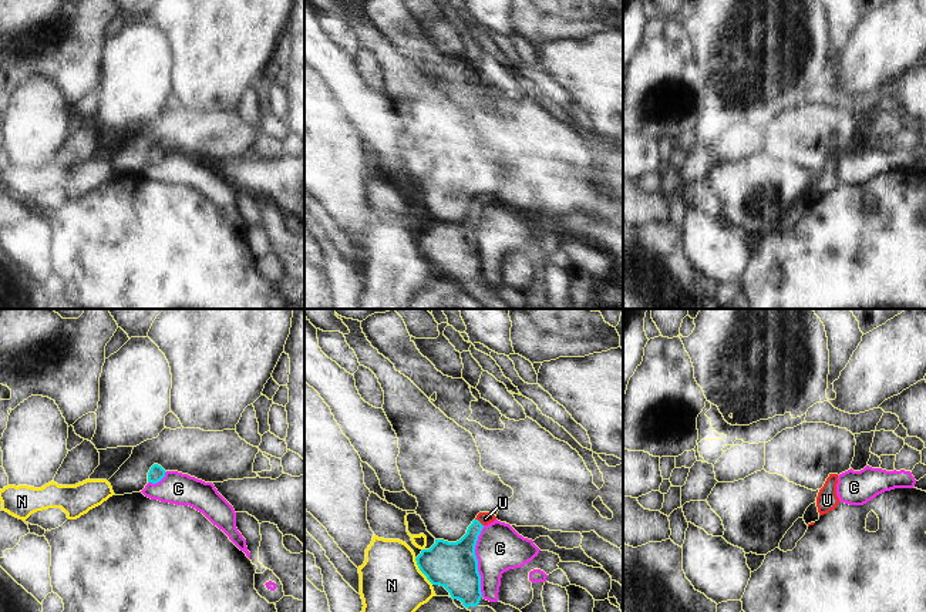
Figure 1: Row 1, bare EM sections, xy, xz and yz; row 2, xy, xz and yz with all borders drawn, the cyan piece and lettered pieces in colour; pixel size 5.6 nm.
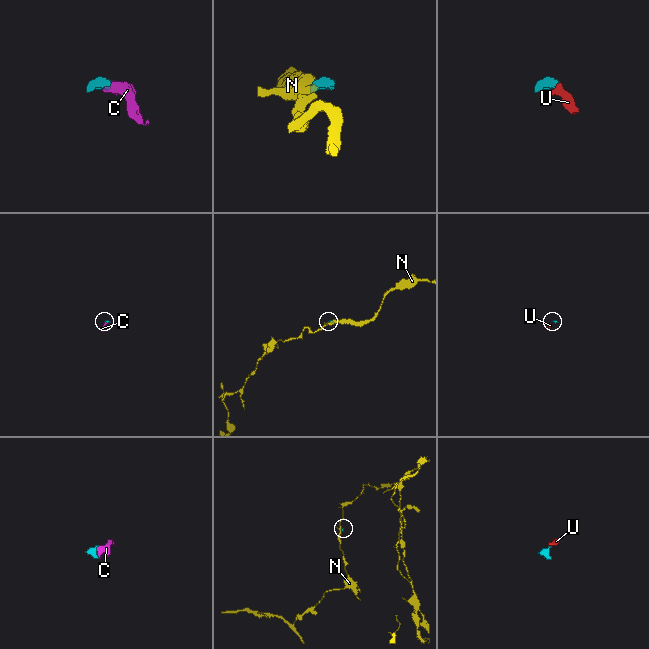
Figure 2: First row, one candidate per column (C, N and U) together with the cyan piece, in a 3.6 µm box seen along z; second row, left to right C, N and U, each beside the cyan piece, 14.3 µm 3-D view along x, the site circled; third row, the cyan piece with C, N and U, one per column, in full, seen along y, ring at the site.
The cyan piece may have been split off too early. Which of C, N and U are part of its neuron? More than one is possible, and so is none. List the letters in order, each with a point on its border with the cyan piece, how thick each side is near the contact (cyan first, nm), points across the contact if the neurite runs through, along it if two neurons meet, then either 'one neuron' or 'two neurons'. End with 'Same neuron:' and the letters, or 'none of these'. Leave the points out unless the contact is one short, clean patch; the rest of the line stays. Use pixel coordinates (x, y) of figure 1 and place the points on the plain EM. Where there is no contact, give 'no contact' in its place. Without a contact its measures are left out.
C: contact xz (477, 242); calibres 260 and 260 nm; border xz (484, 207), (475, 227), (481, 278); two neurons
N: contact xz (420, 251); calibres 260 and 360 nm; border xz (414, 239), (418, 251), (433, 265); two neurons
U: contact xz (480, 204); calibres 200 and 70 nm; way xz (457, 241), (480, 204), (485, 199); one neuron
Same neuron: U

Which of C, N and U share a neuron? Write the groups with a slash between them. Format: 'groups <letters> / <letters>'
groups C / N / U

